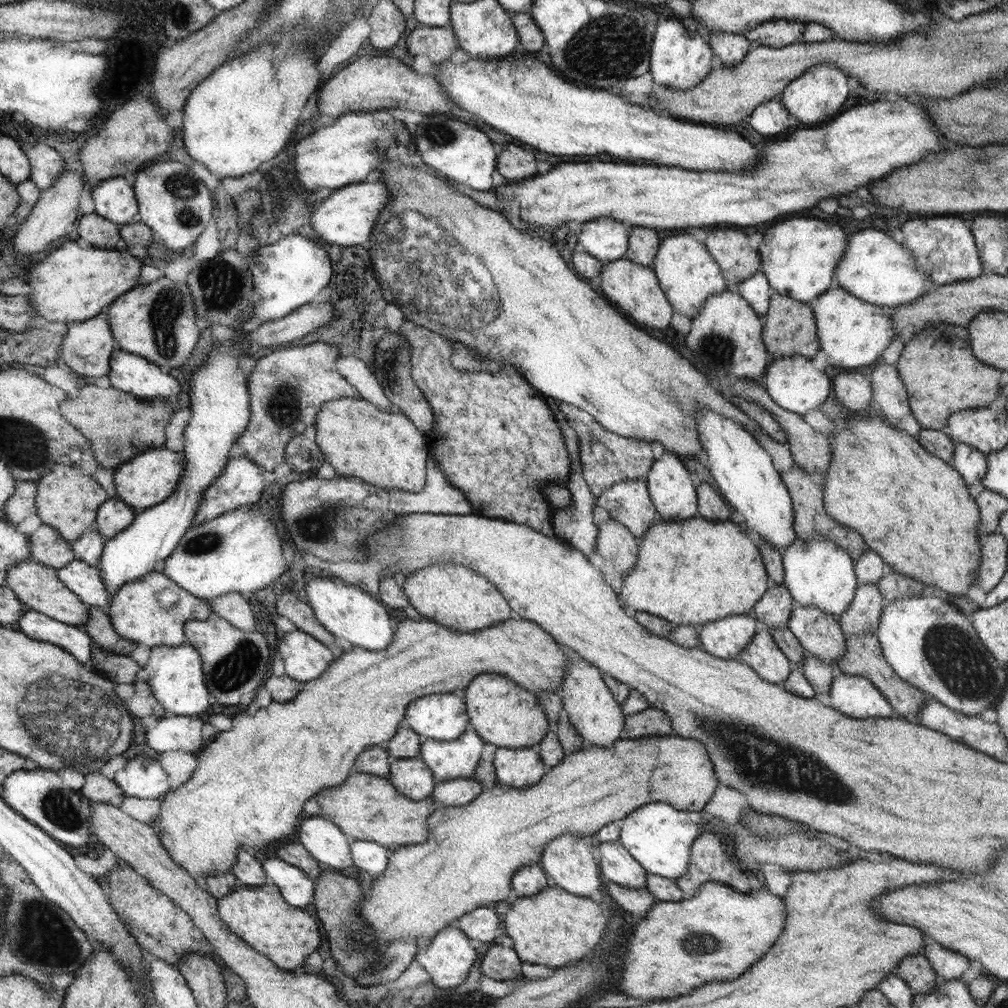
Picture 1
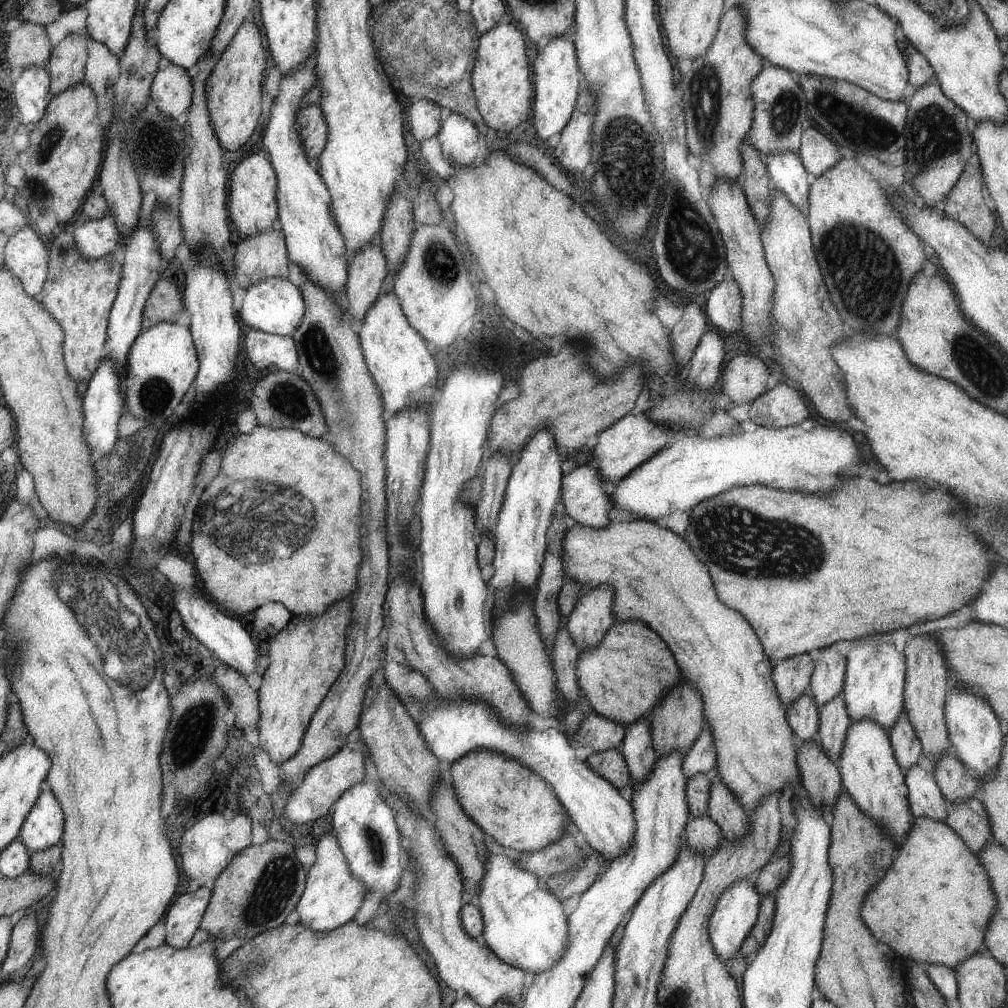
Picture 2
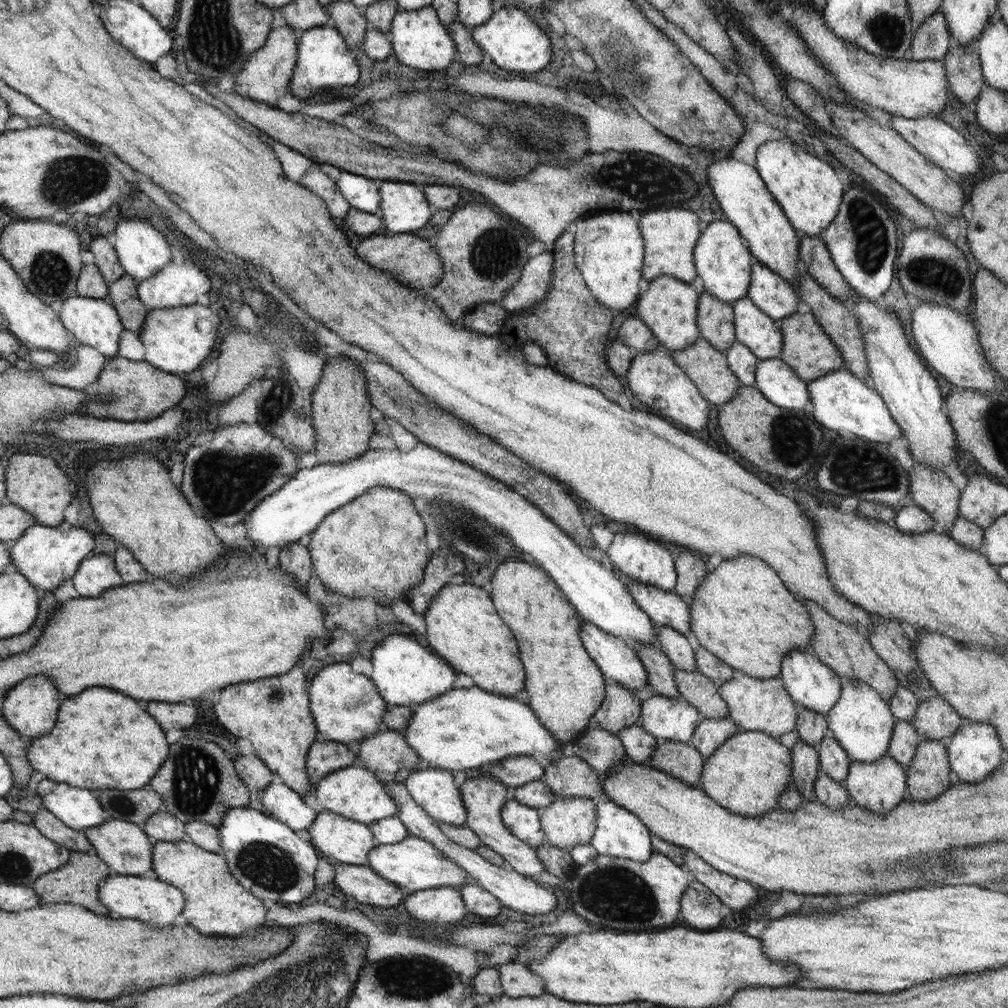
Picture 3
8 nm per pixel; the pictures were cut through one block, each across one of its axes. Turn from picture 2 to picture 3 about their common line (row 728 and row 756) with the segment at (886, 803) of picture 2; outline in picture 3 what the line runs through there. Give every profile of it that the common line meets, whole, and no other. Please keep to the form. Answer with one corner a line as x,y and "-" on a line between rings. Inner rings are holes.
843,677
842,682
844,688
840,700
829,713
825,714
829,734
841,743
852,761
862,763
881,761
889,752
889,742
892,740
897,717
889,703
869,683
846,677

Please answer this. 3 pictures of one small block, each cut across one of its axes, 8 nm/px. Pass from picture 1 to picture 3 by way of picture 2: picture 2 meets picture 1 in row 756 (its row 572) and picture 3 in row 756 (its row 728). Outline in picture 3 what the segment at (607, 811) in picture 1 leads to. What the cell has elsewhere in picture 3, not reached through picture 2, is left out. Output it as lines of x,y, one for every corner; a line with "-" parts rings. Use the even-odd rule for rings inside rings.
744,731
734,735
713,757
705,759
700,788
726,810
742,817
758,817
780,805
781,794
790,785
790,750
772,735

